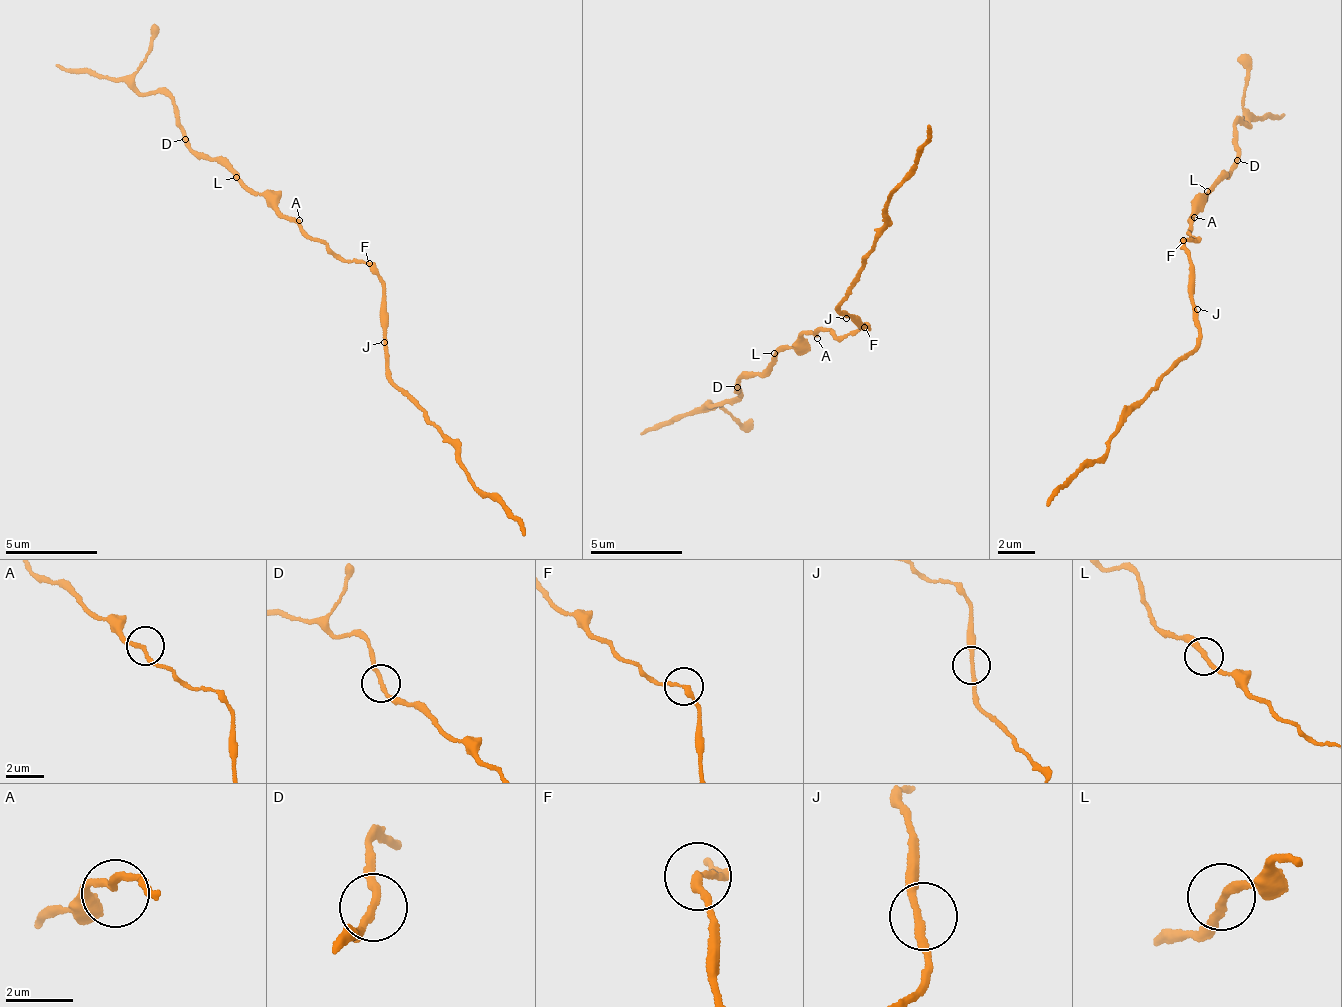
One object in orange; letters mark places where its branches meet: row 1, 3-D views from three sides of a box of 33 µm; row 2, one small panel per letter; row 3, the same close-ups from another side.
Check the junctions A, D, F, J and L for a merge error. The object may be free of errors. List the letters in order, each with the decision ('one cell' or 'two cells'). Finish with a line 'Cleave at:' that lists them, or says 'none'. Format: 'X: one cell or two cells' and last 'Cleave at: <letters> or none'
A: one cell
D: one cell
F: one cell
J: one cell
L: one cell
Cleave at: none

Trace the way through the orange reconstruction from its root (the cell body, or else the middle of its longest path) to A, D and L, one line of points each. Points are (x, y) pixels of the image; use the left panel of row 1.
A: (365, 264), (340, 260), (299, 224), (299, 220)
D: (365, 264), (340, 260), (218, 161), (209, 162), (183, 139)
L: (365, 264), (340, 260), (236, 177)

